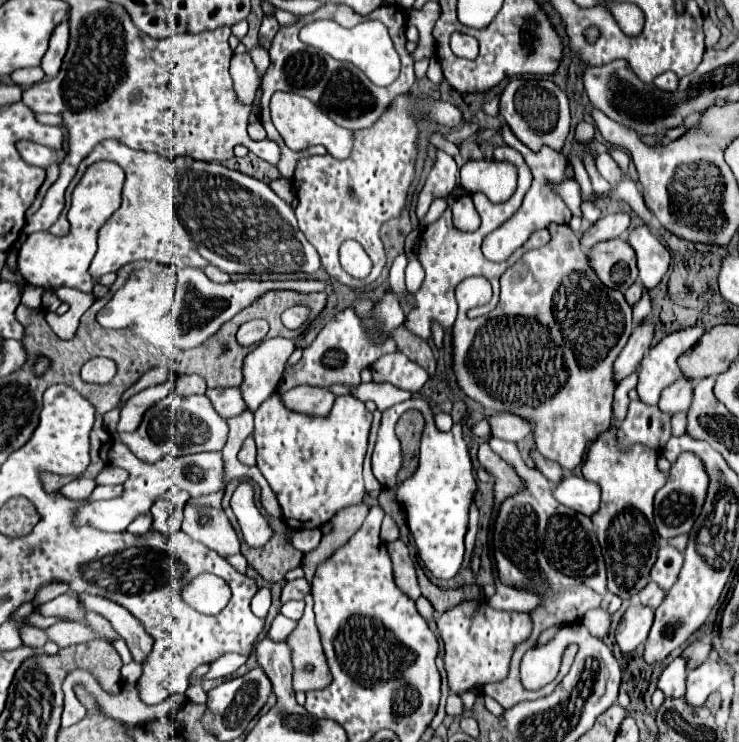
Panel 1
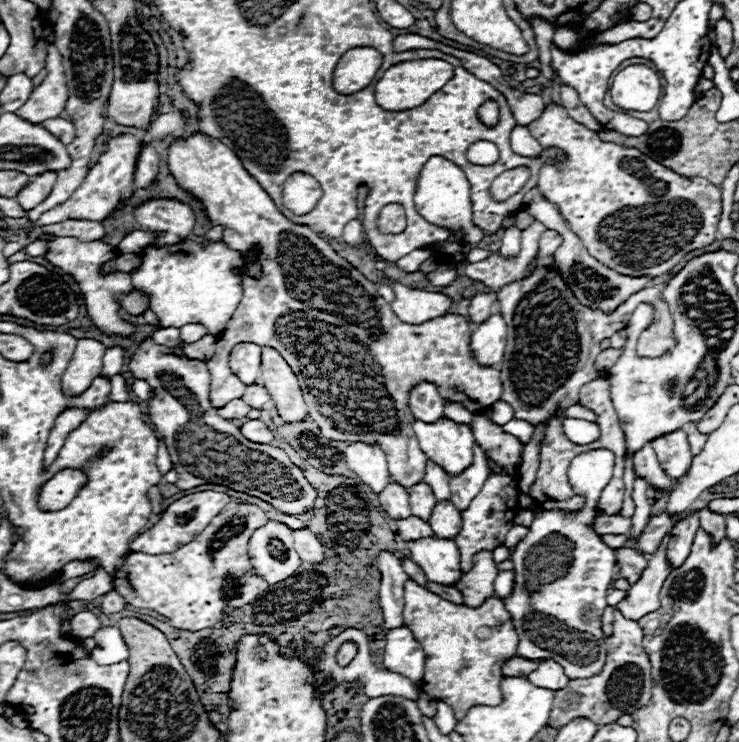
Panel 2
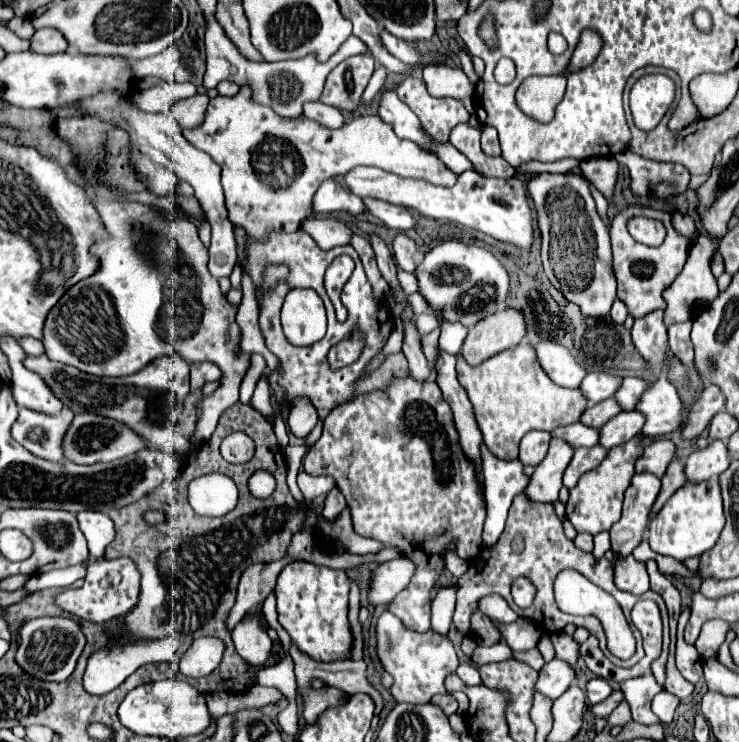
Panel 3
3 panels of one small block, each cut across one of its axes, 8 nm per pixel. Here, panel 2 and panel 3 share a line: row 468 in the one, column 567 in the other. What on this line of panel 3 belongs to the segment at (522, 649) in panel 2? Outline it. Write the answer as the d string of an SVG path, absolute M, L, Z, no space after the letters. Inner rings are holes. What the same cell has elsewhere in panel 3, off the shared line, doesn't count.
M562 570L558 576L556 576L556 582L554 582L554 594L556 594L556 600L558 600L558 606L562 606L562 612L568 612L568 614L592 614L596 616L600 622L602 622L602 628L606 632L606 638L608 638L608 650L620 658L620 660L628 660L634 656L636 652L636 640L634 640L634 634L622 614L622 608L616 604L616 600L604 592L602 588L598 588L596 584L592 584L588 578L584 578L580 572L576 570Z

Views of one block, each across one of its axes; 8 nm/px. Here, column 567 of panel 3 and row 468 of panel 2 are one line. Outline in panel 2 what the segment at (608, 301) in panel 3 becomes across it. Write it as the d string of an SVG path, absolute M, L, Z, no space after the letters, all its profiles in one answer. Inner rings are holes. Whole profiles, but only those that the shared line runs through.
M146 336L136 342L128 368L134 378L148 382L152 388L146 414L154 430L164 438L174 470L178 472L176 486L180 490L202 484L224 484L238 492L258 496L284 514L304 512L306 506L314 504L314 488L304 478L302 470L290 462L284 450L246 440L238 426L216 414L208 398L210 374L204 362L176 356L170 348L156 344L152 336Z

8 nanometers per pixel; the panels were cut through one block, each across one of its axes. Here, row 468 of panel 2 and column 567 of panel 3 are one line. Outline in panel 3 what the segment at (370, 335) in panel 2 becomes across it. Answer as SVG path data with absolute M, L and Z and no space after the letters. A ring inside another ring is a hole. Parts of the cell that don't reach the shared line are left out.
M518 344L516 348L504 350L476 368L468 366L462 356L458 356L456 370L460 384L466 388L474 406L484 442L488 442L488 450L502 460L518 458L518 444L526 432L552 432L552 428L574 424L580 420L580 414L588 404L578 390L560 388L552 384L548 376L544 376L544 370L540 368L536 352L530 344Z

